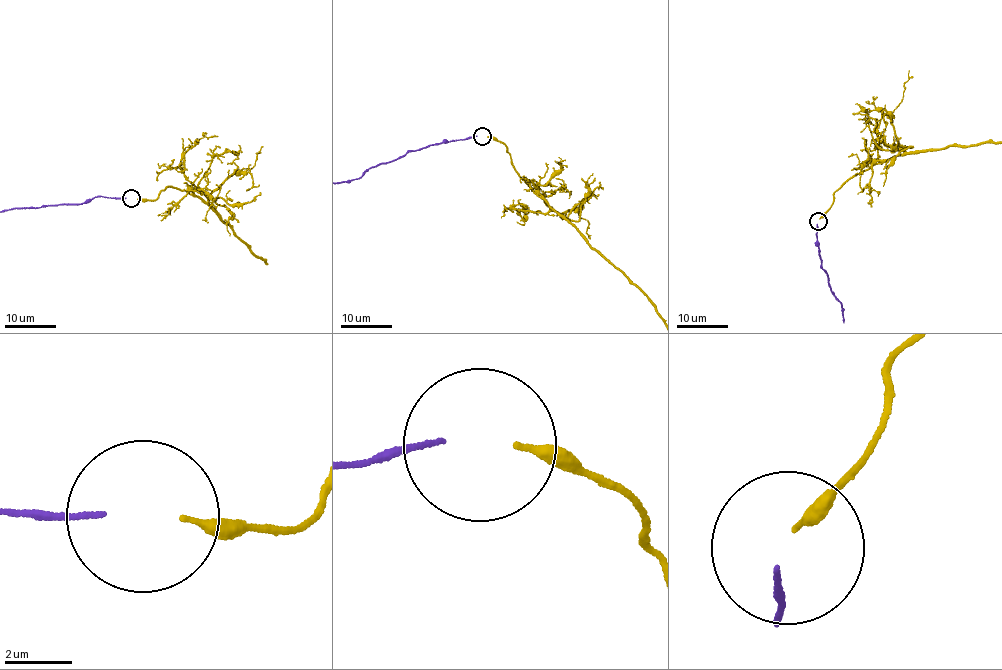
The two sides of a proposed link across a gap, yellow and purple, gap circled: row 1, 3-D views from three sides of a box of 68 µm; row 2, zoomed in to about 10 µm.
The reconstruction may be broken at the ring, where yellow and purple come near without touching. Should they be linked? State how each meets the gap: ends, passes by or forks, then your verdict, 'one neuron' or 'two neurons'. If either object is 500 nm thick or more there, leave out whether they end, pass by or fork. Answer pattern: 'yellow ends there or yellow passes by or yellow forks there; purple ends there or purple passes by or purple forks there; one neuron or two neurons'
yellow ends there; purple ends there; one neuron

